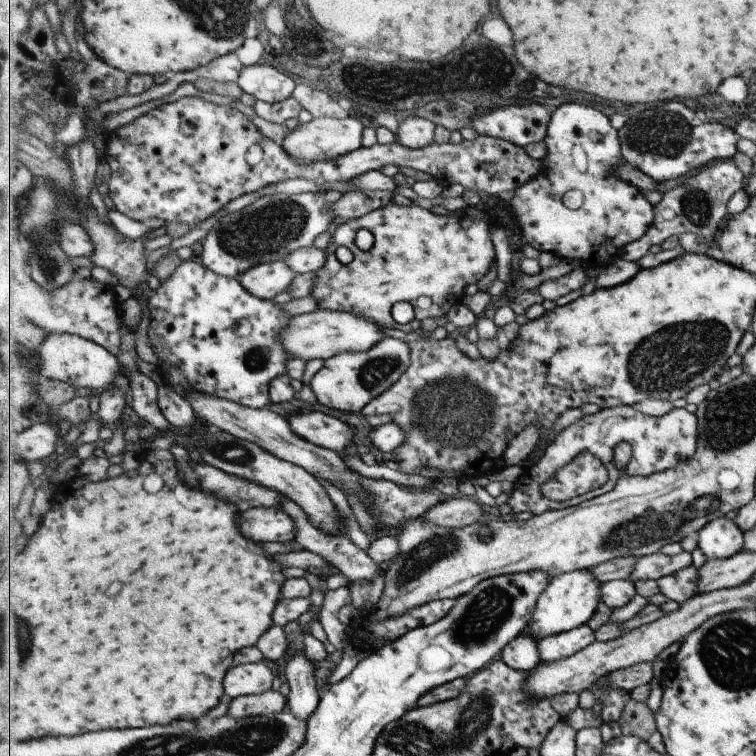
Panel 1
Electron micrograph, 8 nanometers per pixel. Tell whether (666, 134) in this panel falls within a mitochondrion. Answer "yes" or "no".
yes

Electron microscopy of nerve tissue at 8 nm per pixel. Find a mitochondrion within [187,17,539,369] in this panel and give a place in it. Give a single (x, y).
(265, 230)

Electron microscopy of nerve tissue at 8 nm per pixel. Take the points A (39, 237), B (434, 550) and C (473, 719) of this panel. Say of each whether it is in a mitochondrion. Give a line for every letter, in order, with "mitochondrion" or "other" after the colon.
A: mitochondrion
B: mitochondrion
C: mitochondrion

